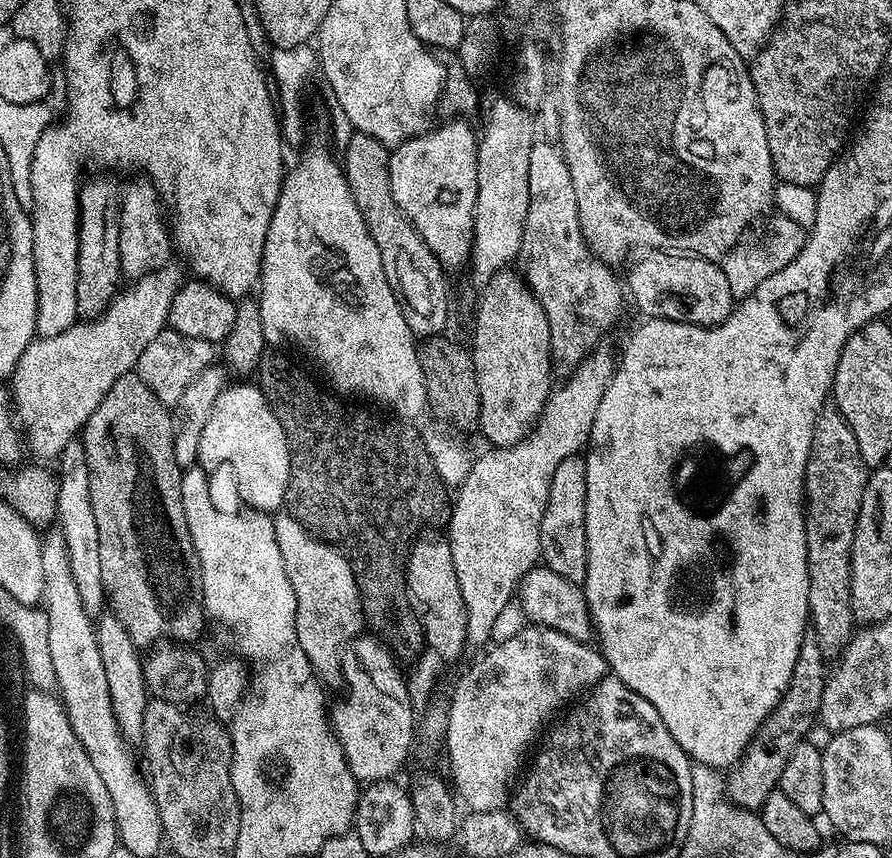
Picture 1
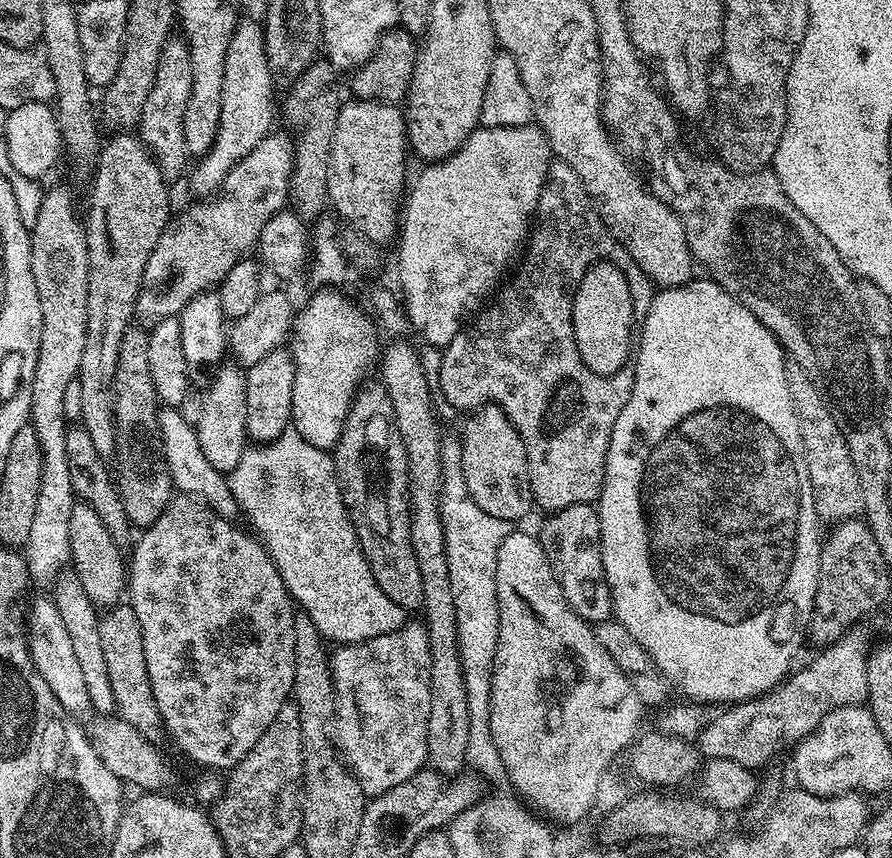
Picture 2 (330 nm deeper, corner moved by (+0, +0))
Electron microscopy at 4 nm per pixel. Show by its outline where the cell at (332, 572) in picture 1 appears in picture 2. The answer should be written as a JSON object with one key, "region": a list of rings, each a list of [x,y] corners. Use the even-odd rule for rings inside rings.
{"region":[[[161,407],[156,414],[158,443],[164,457],[164,465],[172,476],[172,483],[181,493],[203,500],[209,508],[220,516],[229,518],[237,515],[238,509],[234,494],[228,488],[225,473],[219,472],[210,462],[206,462],[206,454],[202,454],[202,446],[198,446],[198,434],[193,421],[183,416],[180,408]]]}

